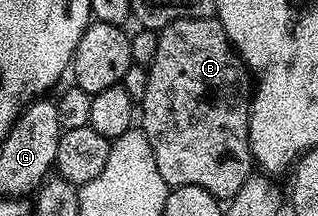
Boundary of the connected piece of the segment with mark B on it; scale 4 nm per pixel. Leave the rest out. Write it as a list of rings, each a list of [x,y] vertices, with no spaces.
[[[216,17],[182,18],[171,21],[170,24],[162,28],[158,35],[157,53],[148,67],[145,96],[141,103],[139,118],[141,128],[149,140],[149,148],[153,148],[153,160],[157,160],[157,172],[161,172],[161,176],[165,176],[168,187],[196,186],[197,188],[205,188],[205,192],[209,192],[215,198],[230,200],[234,198],[235,193],[243,187],[245,180],[253,173],[253,159],[249,148],[249,116],[251,115],[249,103],[253,93],[253,82],[249,77],[249,71],[243,65],[243,59],[236,54],[234,46],[227,38],[227,33]]]

